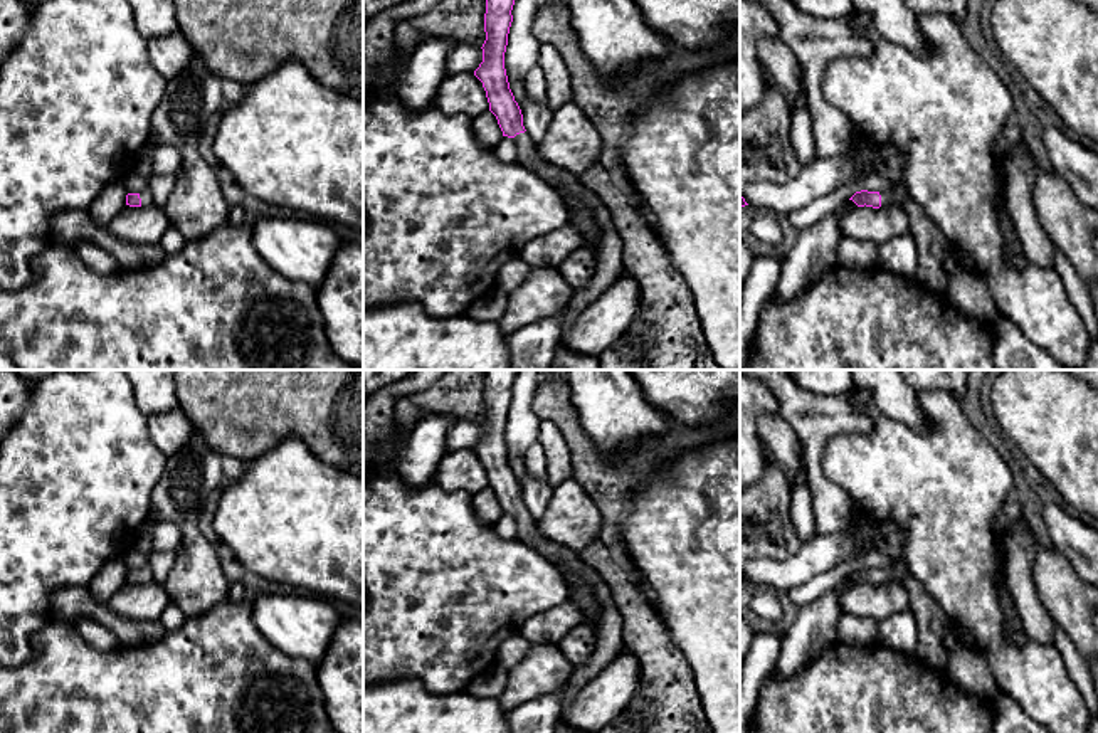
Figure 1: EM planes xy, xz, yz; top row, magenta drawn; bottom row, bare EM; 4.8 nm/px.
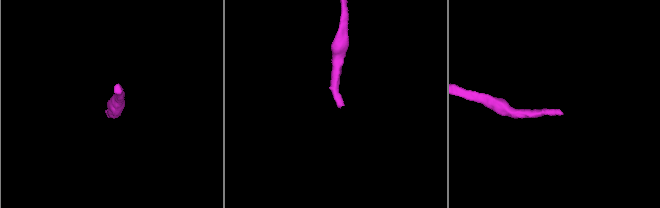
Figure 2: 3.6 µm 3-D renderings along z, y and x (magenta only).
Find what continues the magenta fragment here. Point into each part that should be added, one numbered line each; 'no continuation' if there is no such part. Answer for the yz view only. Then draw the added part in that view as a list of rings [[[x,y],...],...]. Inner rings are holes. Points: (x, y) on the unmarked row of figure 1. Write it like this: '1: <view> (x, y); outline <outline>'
1: yz (898, 569); outline [[[898,558],[891,567],[883,567],[879,568],[881,572],[881,583],[889,583],[889,582],[896,582],[901,577],[908,577],[908,565],[905,562],[905,558]]]

